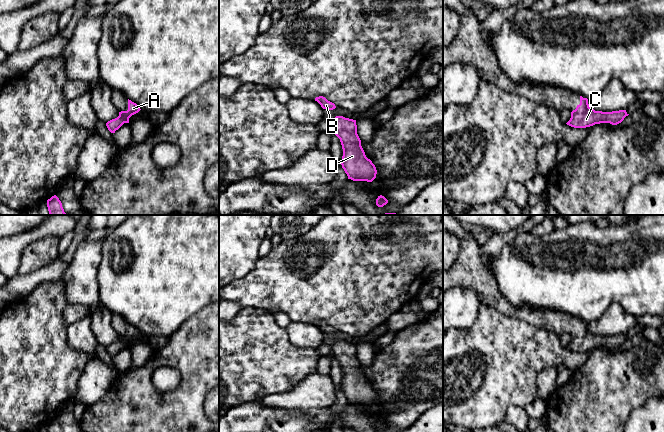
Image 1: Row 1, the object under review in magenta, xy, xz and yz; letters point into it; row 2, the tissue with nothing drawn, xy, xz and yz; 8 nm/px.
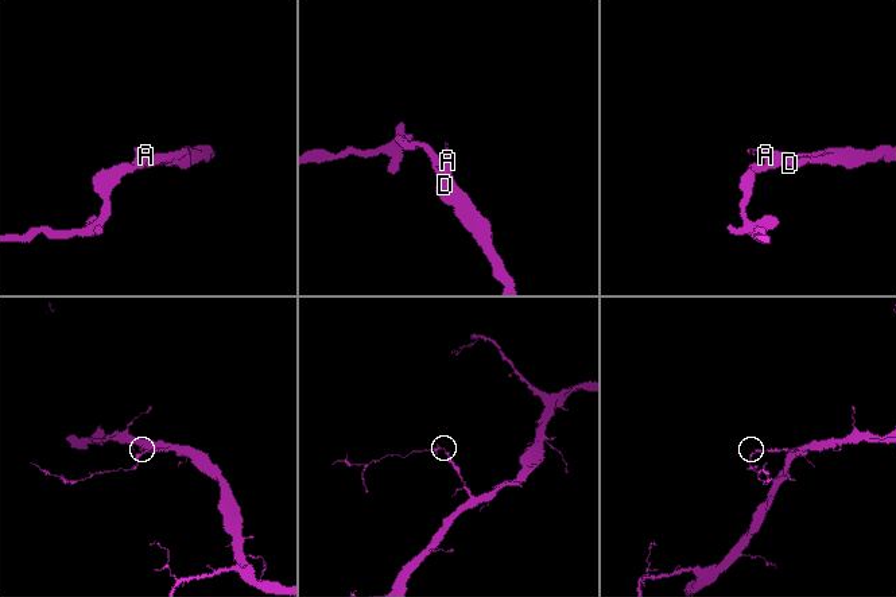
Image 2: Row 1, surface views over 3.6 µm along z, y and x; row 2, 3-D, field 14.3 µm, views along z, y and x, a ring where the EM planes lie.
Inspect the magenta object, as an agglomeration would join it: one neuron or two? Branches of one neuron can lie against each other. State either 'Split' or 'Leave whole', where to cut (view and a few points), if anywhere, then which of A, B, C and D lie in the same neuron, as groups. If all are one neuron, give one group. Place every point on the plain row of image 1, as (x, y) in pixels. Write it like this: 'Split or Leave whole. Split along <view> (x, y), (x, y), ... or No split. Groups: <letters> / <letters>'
Leave whole. No split. Groups: A B C D

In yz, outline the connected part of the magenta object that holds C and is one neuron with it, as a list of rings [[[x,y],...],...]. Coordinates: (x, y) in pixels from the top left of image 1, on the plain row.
[[[580,320],[580,328],[571,336],[571,342],[566,348],[574,352],[586,352],[600,347],[617,349],[628,339],[626,334],[595,335],[589,331],[588,323]]]

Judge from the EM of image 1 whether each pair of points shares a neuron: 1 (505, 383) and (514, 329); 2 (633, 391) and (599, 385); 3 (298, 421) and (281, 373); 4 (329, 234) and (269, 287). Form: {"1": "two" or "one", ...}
{"1": "one", "2": "one", "3": "two", "4": "one"}

